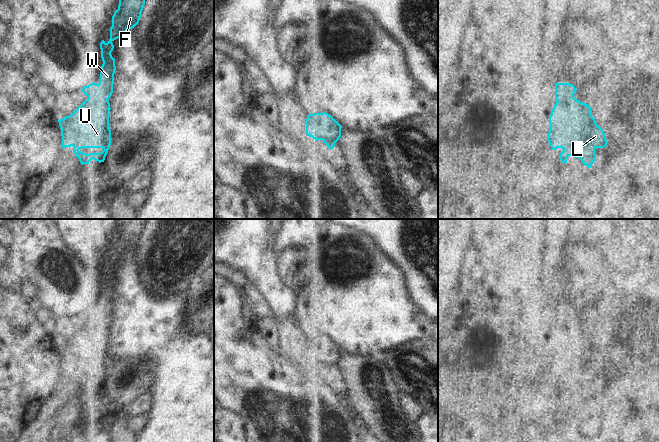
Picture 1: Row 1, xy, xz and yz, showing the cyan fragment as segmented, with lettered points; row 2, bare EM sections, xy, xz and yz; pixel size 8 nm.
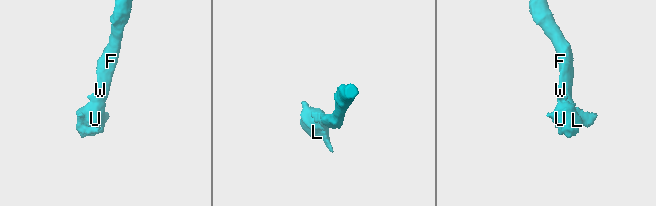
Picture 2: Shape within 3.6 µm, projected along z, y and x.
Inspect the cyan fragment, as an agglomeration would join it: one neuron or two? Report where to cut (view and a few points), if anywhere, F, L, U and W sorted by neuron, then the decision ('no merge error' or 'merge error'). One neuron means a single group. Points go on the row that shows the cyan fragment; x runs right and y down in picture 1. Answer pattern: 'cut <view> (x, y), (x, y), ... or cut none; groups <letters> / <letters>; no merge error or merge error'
cut none; groups F L U W; no merge error

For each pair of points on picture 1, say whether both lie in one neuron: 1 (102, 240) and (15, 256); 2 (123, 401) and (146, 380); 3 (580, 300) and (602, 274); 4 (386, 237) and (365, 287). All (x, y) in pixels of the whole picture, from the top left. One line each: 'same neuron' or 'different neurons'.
1: different neurons
2: same neuron
3: same neuron
4: different neurons

